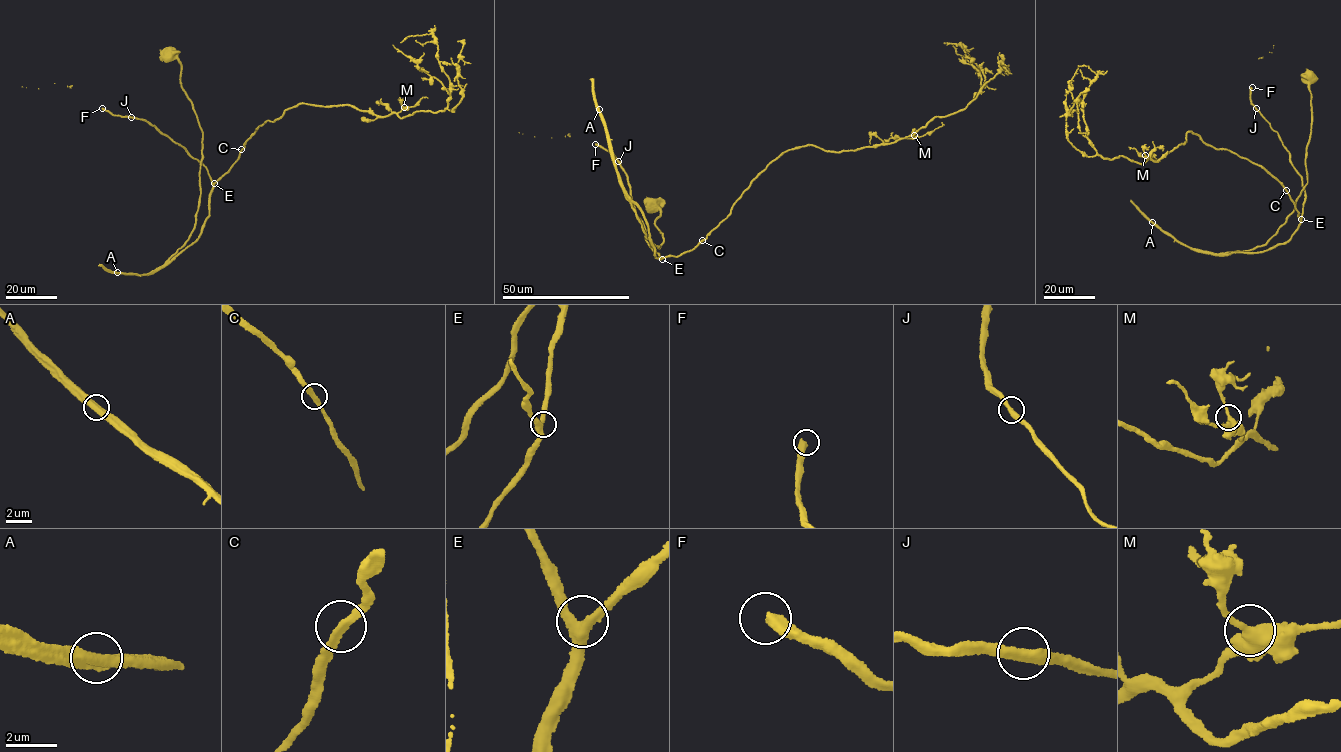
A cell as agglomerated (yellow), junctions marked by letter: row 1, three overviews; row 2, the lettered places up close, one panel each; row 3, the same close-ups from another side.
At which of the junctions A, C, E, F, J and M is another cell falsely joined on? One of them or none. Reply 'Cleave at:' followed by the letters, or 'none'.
Cleave at: none

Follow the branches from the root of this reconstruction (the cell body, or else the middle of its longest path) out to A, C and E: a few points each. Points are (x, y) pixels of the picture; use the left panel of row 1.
A: (169, 53), (180, 64), (180, 86), (202, 132), (194, 228), (152, 272), (118, 273)
C: (169, 53), (180, 64), (180, 86), (202, 132), (198, 211), (176, 255), (199, 236), (213, 183), (241, 149)
E: (169, 53), (180, 64), (180, 86), (202, 132), (198, 211), (193, 230), (176, 255), (199, 236), (214, 183)

